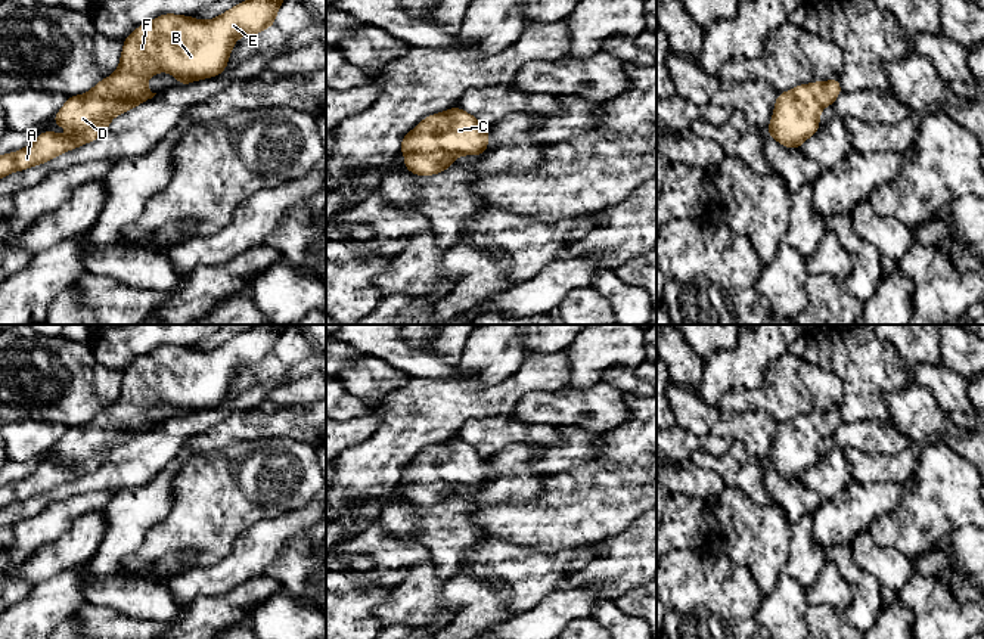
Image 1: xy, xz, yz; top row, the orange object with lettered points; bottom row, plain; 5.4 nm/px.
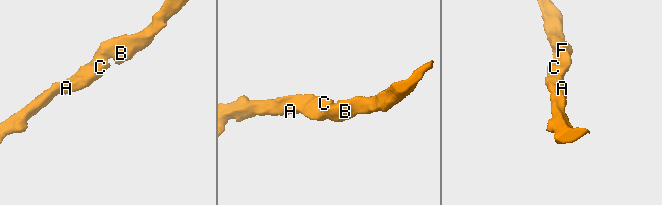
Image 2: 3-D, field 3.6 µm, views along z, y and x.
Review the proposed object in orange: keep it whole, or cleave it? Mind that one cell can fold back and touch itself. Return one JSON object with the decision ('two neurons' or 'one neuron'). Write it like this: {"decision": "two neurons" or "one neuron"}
{"decision": "one neuron"}

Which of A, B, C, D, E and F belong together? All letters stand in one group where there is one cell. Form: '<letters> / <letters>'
A B C D E F

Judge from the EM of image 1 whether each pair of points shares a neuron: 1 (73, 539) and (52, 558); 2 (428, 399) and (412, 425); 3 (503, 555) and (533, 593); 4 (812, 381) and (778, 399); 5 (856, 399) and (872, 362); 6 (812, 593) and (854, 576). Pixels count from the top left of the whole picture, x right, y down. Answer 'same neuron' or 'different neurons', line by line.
1: same neuron
2: same neuron
3: same neuron
4: same neuron
5: same neuron
6: different neurons

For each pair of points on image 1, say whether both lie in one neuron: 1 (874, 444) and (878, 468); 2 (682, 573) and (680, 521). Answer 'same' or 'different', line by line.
1: different
2: different

